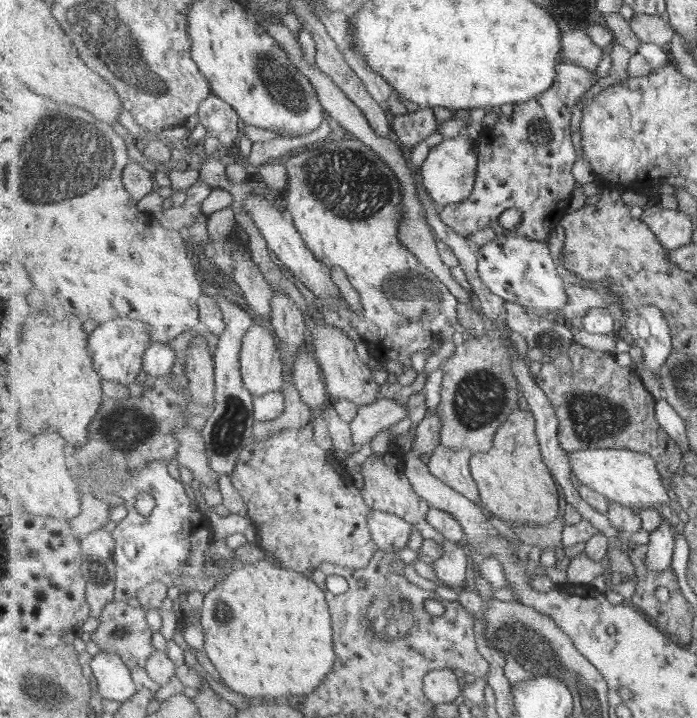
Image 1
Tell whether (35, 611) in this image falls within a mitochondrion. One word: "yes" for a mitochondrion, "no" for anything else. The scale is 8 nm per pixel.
no

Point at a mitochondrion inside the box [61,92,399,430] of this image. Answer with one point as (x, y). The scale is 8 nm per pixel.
(341, 176)

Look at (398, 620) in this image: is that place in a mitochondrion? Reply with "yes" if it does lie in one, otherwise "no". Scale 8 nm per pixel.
yes

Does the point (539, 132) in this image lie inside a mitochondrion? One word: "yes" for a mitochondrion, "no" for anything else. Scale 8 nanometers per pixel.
yes

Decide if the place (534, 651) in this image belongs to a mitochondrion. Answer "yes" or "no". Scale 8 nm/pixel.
yes

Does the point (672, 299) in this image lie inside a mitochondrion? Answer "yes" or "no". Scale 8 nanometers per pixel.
no

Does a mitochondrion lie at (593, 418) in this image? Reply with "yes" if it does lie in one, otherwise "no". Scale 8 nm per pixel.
yes

